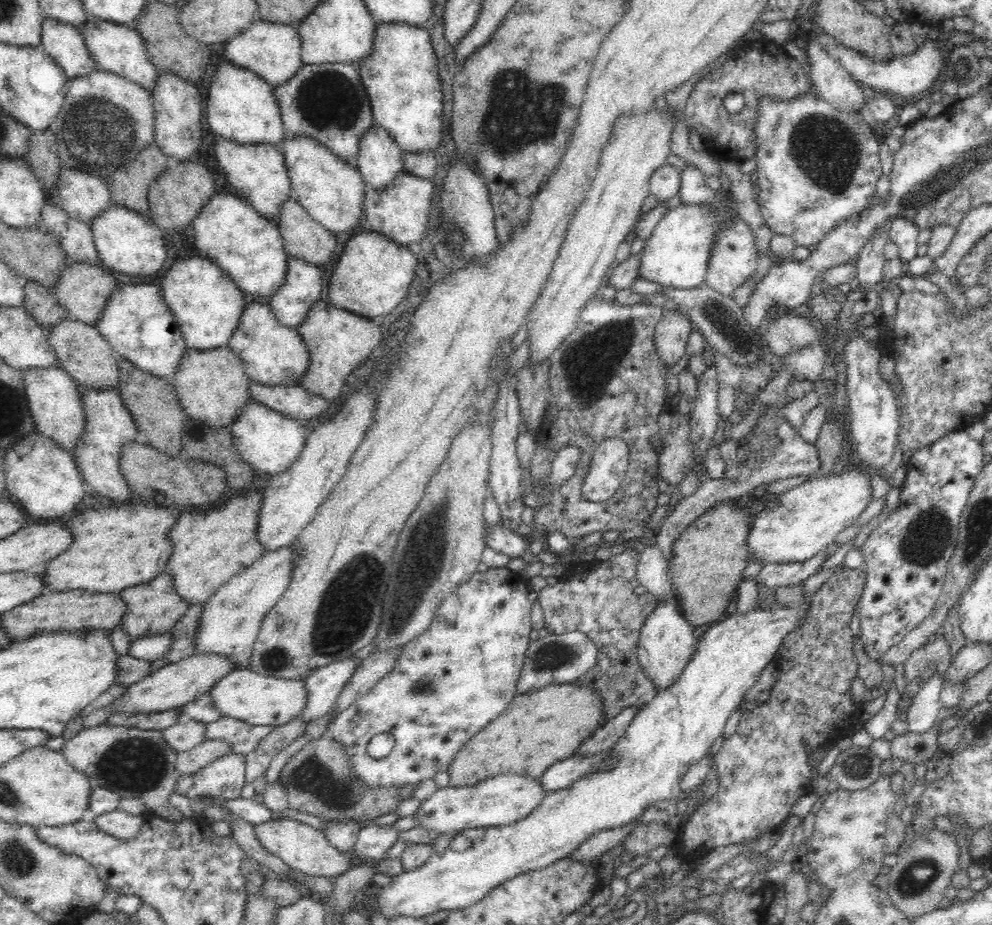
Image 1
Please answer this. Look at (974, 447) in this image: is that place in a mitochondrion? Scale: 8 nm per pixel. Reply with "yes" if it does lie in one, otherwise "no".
no

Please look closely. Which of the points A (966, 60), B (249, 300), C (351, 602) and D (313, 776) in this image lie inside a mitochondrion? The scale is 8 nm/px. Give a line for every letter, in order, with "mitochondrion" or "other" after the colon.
A: mitochondrion
B: other
C: mitochondrion
D: mitochondrion

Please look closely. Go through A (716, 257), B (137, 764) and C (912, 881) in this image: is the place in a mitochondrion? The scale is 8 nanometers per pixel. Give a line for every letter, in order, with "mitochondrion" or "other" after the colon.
A: other
B: mitochondrion
C: mitochondrion

